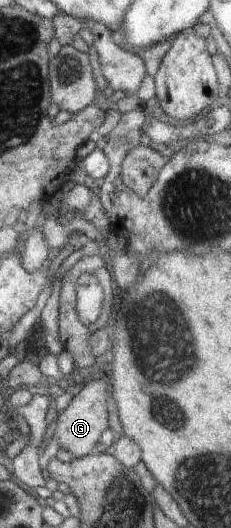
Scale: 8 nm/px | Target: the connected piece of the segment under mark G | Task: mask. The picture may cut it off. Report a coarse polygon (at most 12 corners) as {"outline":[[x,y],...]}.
{"outline":[[109,382],[87,384],[49,434],[92,456],[109,426]]}

